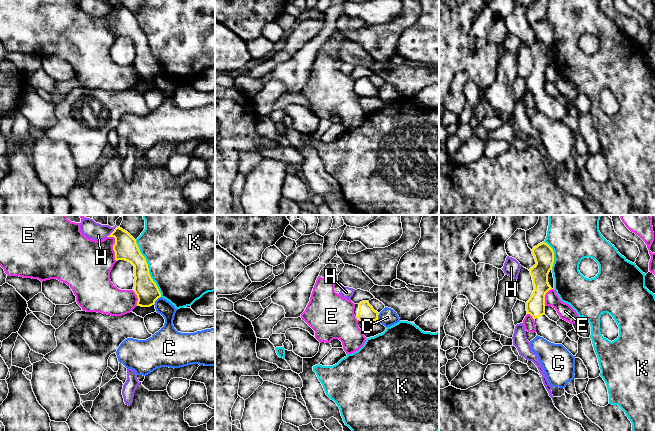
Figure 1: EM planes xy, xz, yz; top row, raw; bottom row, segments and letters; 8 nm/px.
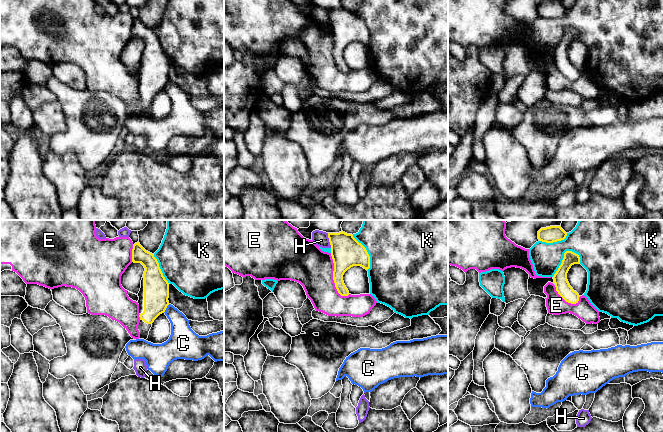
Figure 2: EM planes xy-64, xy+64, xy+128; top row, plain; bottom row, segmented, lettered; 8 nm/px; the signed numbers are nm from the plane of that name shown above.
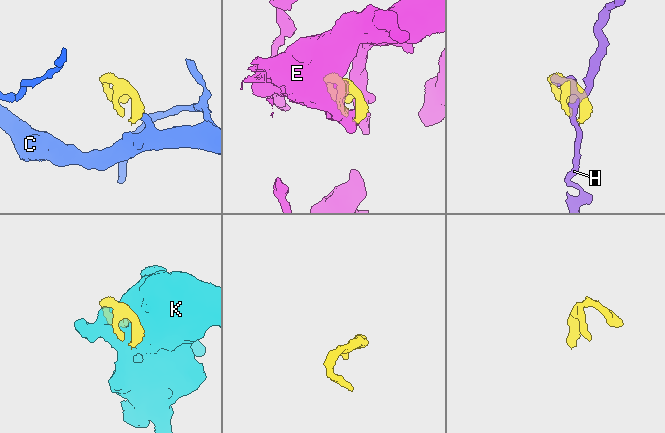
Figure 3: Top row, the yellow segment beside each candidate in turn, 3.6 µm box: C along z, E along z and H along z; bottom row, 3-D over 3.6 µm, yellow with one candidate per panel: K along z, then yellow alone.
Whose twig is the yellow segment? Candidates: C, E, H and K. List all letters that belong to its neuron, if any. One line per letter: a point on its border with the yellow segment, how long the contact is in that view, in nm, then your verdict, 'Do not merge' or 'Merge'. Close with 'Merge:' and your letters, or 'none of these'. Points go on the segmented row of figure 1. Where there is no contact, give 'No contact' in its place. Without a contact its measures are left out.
C: Touches yellow at xy (156, 299). Shared border 90 nm. Do not merge
E: Touches yellow at xy (113, 246). Shared border 220 nm. Do not merge
H: Touches yellow at xy (112, 232). Shared border 120 nm. Do not merge
K: Touches yellow at xy (148, 268). Shared border 500 nm. Do not merge
Merge: none of these

